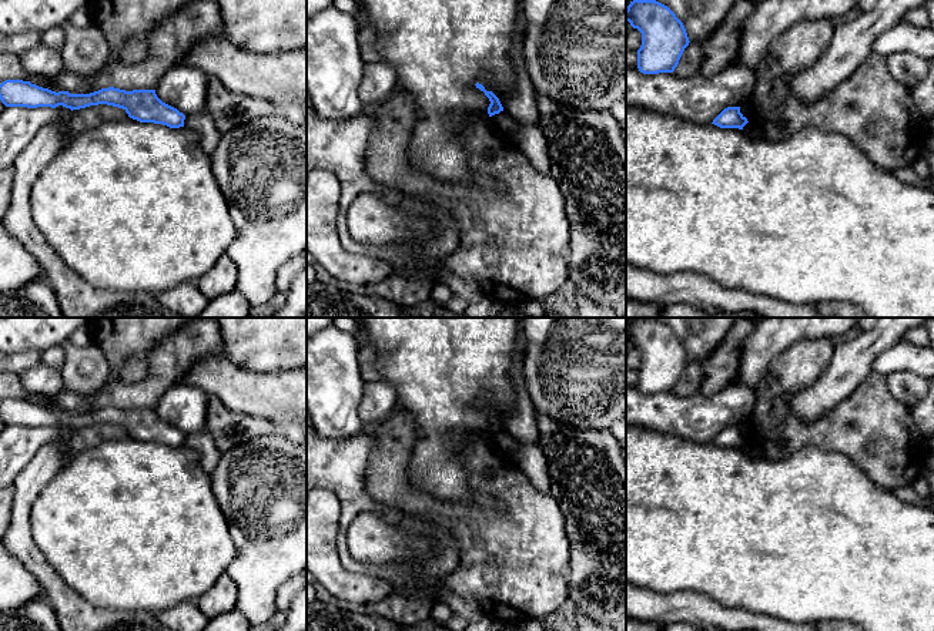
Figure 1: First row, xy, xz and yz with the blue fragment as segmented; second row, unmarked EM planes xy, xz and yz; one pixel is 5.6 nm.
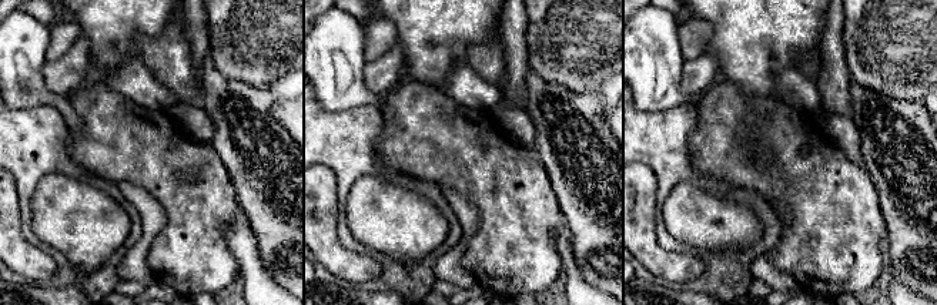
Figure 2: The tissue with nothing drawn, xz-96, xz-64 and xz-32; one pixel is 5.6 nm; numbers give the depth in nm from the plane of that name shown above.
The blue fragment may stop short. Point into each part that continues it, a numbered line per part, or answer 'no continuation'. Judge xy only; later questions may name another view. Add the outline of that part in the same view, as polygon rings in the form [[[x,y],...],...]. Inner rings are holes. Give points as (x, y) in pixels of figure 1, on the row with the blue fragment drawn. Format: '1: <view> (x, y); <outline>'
no continuation

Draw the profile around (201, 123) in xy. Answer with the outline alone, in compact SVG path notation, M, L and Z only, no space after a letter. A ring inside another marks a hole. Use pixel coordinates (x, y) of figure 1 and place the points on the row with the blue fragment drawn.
M205 110L185 115L184 127L194 130L200 135L200 144L208 155L214 152L220 142L221 131Z

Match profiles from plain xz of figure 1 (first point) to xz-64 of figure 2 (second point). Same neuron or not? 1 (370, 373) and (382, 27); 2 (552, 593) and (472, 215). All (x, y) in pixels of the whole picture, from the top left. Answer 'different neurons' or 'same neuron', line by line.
1: same neuron
2: different neurons

